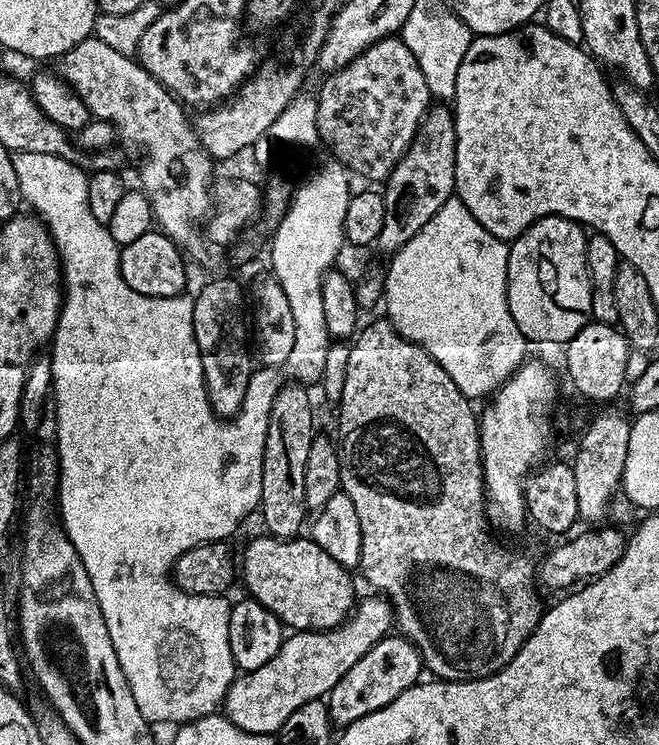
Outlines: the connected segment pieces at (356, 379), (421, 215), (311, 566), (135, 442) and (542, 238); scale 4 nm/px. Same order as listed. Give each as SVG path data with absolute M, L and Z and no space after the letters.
M387 318L376 320L373 324L365 323L351 341L347 359L346 382L343 383L342 396L338 403L340 409L340 487L354 502L358 510L358 522L362 526L362 558L359 571L364 572L368 584L392 606L395 627L399 635L404 636L418 650L423 667L432 671L438 680L477 680L486 678L502 670L518 654L518 650L530 638L538 626L542 615L538 591L538 568L528 556L520 552L511 552L508 548L499 548L492 544L488 533L489 521L486 519L486 493L484 490L484 459L480 453L480 421L477 409L472 409L473 401L454 386L454 378L426 354L414 342L396 333L396 327Z
M442 104L433 105L410 142L406 154L394 166L382 188L386 202L386 218L382 221L382 234L378 234L375 251L395 254L434 214L442 202L453 199L456 190L456 124L453 111Z
M261 534L257 540L252 540L244 548L244 560L239 561L238 572L242 584L248 587L247 595L256 600L266 610L270 610L280 620L280 623L292 630L323 630L336 628L348 619L357 603L356 588L352 585L353 573L343 568L322 546L318 546L310 538L277 538Z
M13 152L12 161L14 174L18 174L23 203L25 205L28 203L33 208L29 209L48 227L54 246L60 254L60 267L64 271L62 276L64 303L60 305L60 320L56 323L56 332L50 341L54 404L56 400L54 448L58 453L58 499L60 498L58 516L61 516L59 519L74 550L78 550L82 558L82 566L86 566L86 574L90 574L90 582L94 586L102 618L106 618L106 630L110 630L110 642L114 642L114 654L118 654L118 666L122 666L122 674L126 674L130 694L134 694L134 702L138 702L138 710L142 710L143 720L153 725L179 726L190 720L196 720L199 716L213 715L223 705L224 695L228 693L228 688L238 675L236 663L230 654L230 604L229 601L224 601L223 595L186 594L173 584L169 573L172 571L172 563L182 558L186 550L199 544L210 544L214 540L227 541L228 535L243 522L244 512L255 513L259 509L262 498L262 458L266 450L266 430L270 422L270 408L274 406L274 398L282 387L281 369L257 367L250 378L250 386L246 390L246 398L242 402L239 414L231 418L217 416L212 410L212 403L208 401L202 358L198 342L194 338L193 297L181 294L170 298L150 298L126 286L126 278L122 278L120 269L121 245L116 244L115 238L112 237L113 229L98 222L98 218L94 218L94 213L87 208L89 173L79 164L72 164L66 158L54 154L25 152Z
M547 216L534 222L508 249L508 309L525 340L567 345L590 322L592 283L586 266L585 229L575 220Z

